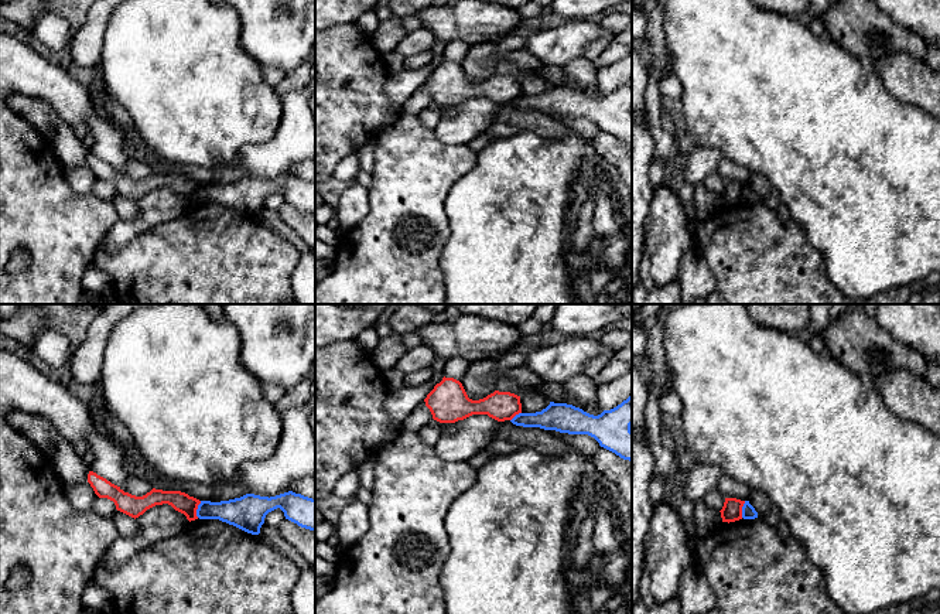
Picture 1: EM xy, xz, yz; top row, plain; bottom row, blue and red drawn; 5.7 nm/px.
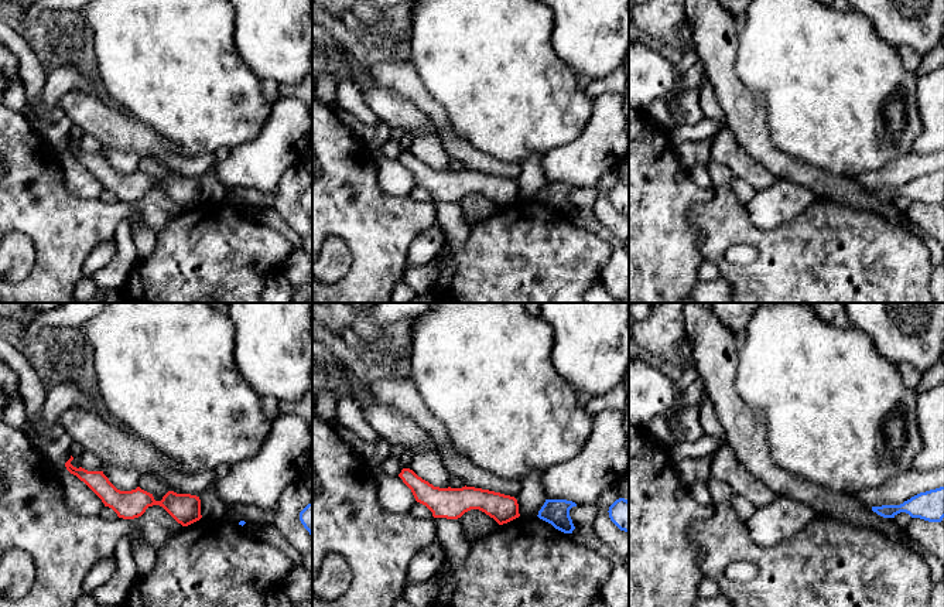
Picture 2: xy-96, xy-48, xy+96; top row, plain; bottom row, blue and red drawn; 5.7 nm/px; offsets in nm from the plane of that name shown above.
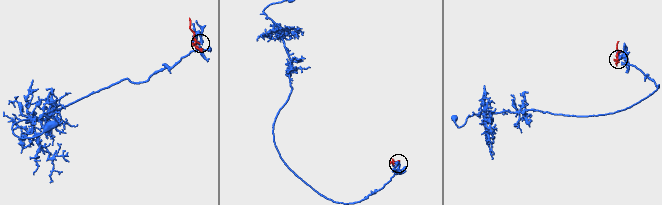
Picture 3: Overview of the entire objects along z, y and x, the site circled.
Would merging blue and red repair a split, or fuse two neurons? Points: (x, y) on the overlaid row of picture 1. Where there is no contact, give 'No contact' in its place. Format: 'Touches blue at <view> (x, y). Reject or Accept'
Touches blue at xy (197, 510). Reject

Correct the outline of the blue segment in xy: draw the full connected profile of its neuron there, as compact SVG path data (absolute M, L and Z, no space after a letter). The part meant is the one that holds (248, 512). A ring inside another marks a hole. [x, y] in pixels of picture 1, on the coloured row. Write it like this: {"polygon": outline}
{"polygon": "M293 491L270 498L246 494L221 502L201 501L196 516L199 519L219 519L247 533L259 535L266 515L277 508L284 512L286 519L315 531L315 499Z"}

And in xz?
{"polygon": "M632 395L611 410L594 416L567 403L554 403L536 413L519 413L512 420L516 426L540 427L568 434L588 434L601 447L632 461Z"}

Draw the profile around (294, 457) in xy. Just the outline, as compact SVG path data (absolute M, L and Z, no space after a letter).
M311 400L280 413L283 431L276 453L242 465L237 482L249 494L276 497L291 491L295 480L315 475L315 433L311 427Z

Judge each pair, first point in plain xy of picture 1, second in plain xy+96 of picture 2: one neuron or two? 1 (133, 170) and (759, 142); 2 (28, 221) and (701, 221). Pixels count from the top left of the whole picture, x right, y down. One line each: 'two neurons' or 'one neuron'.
1: two neurons
2: two neurons

